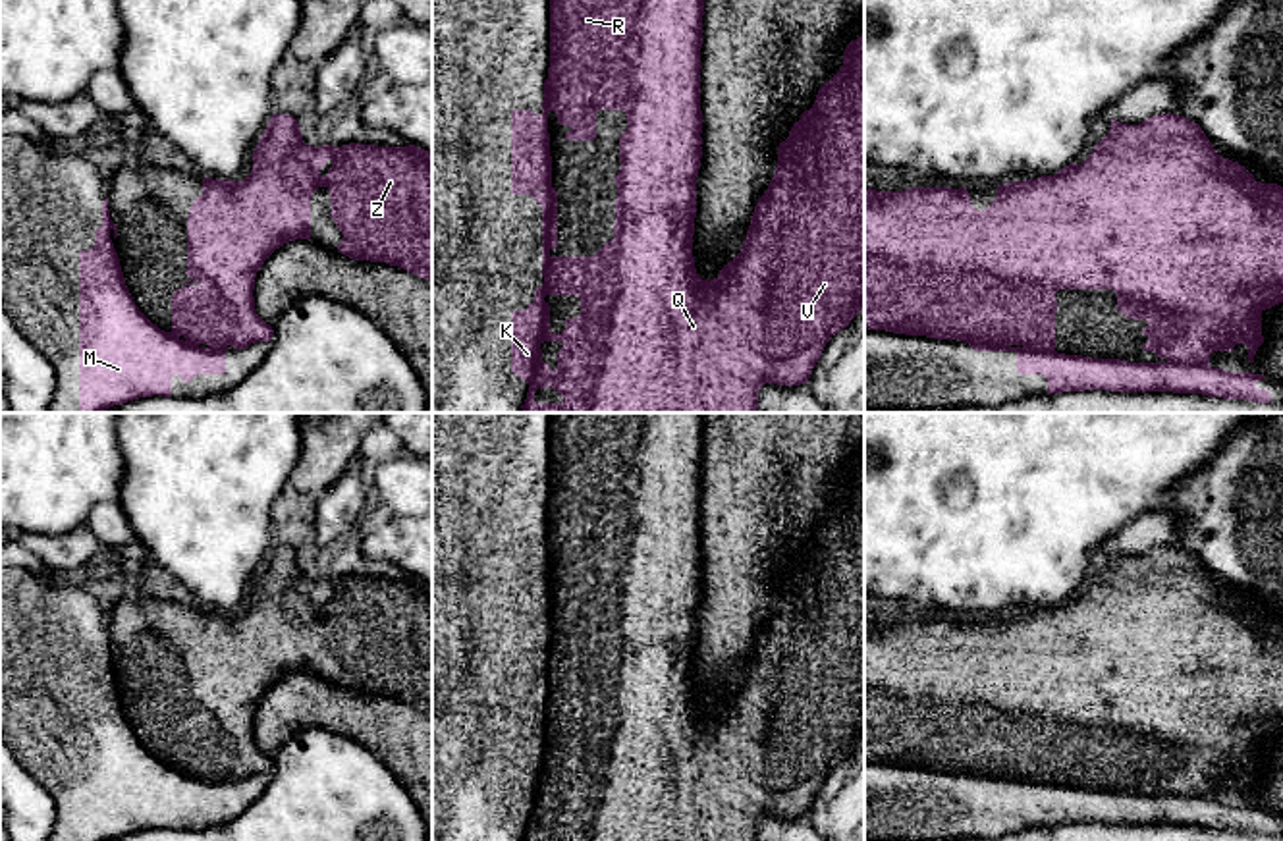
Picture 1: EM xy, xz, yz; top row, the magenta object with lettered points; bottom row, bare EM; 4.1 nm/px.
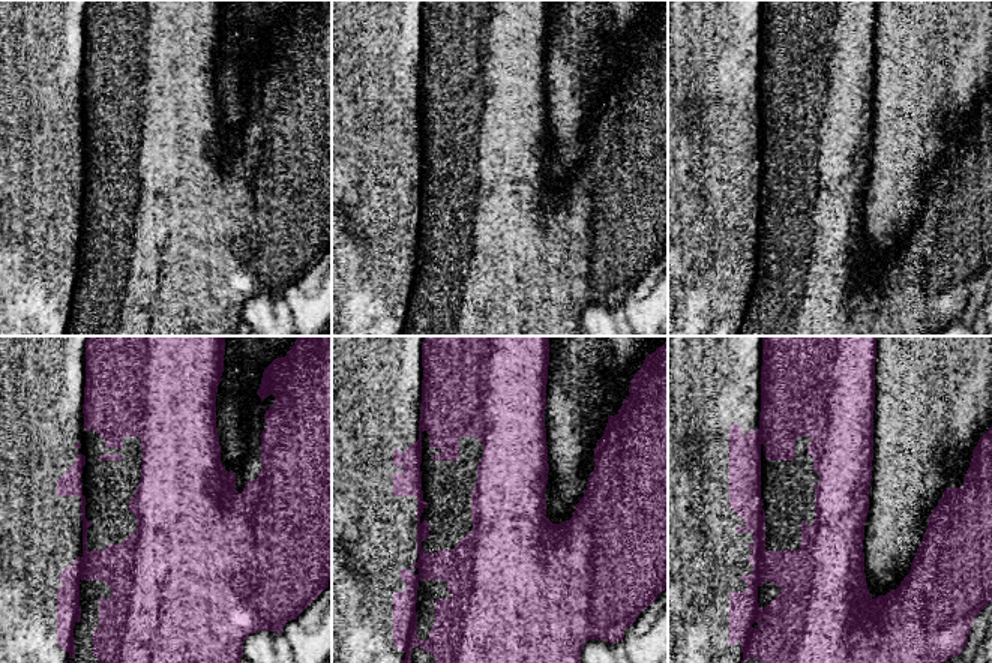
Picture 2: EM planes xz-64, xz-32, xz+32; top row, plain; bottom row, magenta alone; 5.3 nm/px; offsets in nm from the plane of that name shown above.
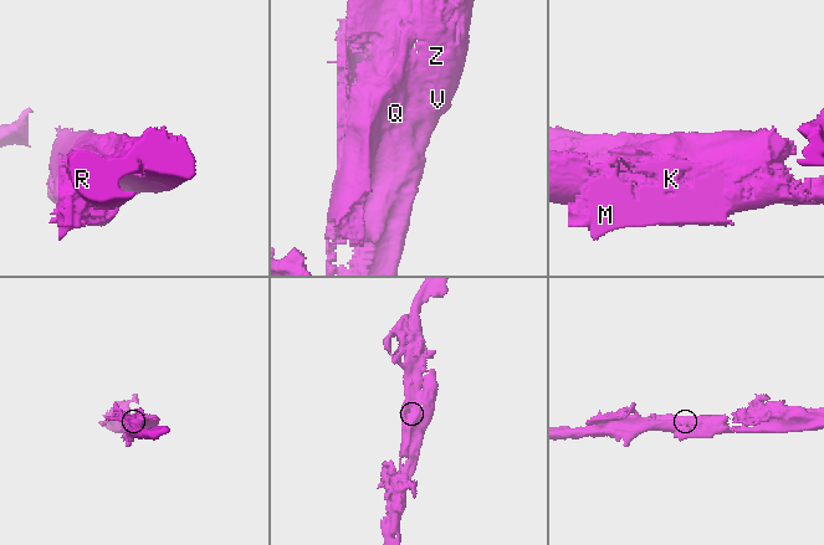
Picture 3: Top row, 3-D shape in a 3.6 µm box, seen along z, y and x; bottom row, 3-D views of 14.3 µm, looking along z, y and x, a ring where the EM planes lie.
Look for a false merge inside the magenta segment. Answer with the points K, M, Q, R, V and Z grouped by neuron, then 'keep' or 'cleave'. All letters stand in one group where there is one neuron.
K M Q R V Z | keep

